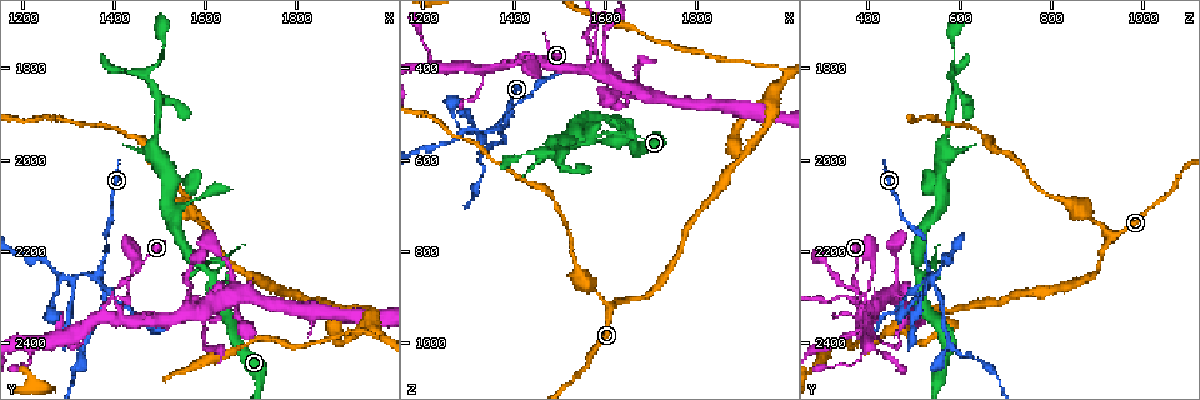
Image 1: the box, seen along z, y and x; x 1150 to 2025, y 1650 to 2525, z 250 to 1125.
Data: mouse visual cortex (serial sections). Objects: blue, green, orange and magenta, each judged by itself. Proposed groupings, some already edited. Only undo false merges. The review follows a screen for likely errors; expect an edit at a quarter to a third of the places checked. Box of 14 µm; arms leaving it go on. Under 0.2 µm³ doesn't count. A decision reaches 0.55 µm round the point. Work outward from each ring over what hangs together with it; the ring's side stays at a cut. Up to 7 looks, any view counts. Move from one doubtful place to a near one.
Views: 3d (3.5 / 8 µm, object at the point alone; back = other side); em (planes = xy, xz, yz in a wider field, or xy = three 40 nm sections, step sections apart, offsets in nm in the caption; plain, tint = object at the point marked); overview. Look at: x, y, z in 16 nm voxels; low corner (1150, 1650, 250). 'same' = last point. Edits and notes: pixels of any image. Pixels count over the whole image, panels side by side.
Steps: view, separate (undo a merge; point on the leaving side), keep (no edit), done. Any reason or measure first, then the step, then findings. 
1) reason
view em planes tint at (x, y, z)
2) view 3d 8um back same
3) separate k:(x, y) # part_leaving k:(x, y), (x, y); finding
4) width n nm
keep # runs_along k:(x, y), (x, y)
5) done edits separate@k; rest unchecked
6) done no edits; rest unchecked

abrupt turn
view 3d 3.5um at (1615, 2160, 920)

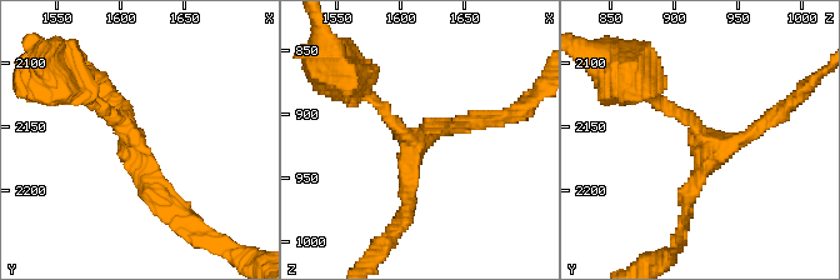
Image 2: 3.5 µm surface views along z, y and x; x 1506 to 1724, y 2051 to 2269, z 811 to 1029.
now the EM
view em xy step 3 plain at (1610, 2164, 928)

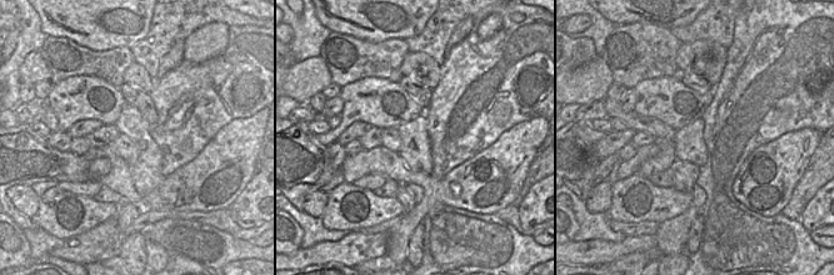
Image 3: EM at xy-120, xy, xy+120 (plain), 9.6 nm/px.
with the object marked
view em xy step 3 tint same

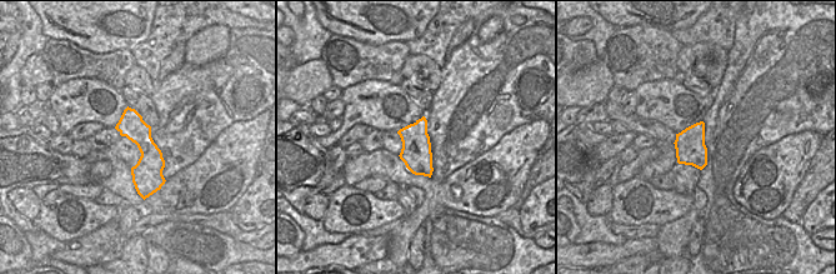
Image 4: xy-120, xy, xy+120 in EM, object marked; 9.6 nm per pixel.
separate 2:(385, 111) # part_leaving 2:(414, 144), (379, 103), (341, 74); two cells meet here

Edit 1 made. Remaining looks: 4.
side arm on a straight run
view 3d 3.5um at (1955, 2365, 470)

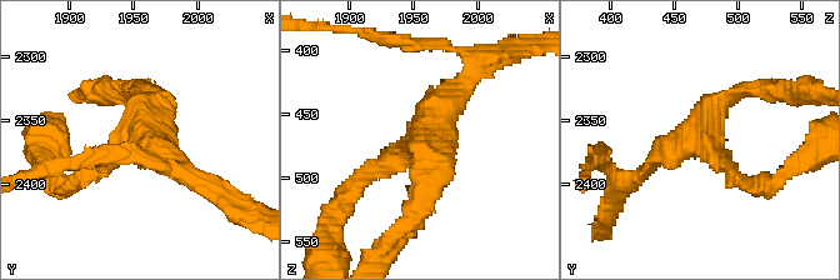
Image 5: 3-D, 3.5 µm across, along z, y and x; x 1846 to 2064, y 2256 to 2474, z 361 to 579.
arms 3; arm_widths 200, 200, 250 nm
view em xy step 1 tint at (1958, 2360, 470)

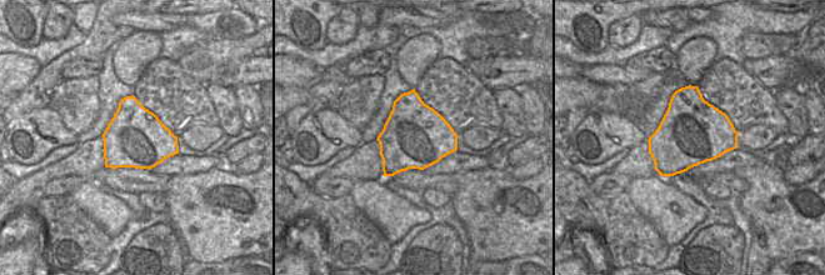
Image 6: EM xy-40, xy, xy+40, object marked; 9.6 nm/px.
keep # runs_along 5:(761, 90), (726, 98), (695, 140), (644, 171); all the same cell

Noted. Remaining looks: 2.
a narrow waist
view 3d 3.5um at (1605, 2245, 510)

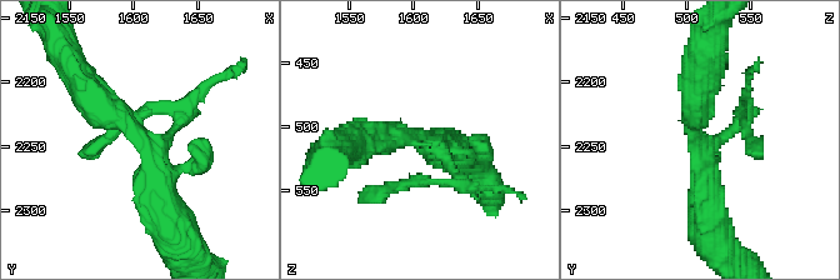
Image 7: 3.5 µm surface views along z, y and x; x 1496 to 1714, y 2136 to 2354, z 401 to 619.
shape alone is not enough
view em xy step 1 tint at (1606, 2240, 506)

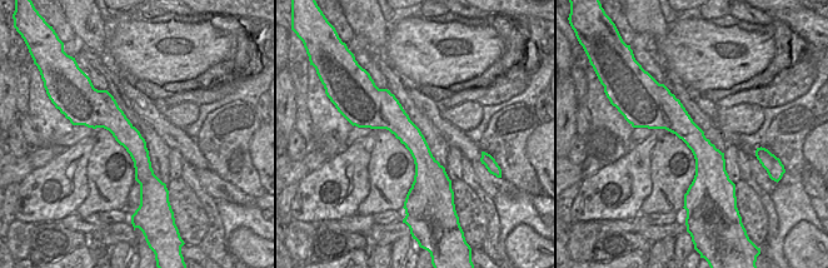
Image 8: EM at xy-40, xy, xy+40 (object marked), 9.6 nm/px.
keep # runs_along 8:(383, 92), (423, 157), (423, 188); all the same cell

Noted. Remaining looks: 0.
done edits separate@2; rest unchecked

